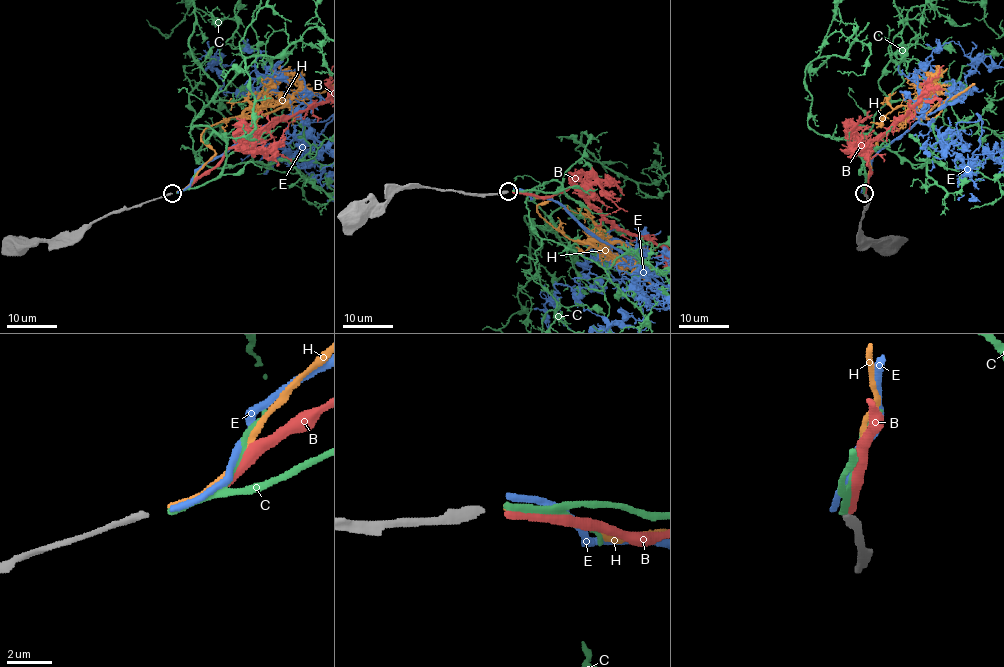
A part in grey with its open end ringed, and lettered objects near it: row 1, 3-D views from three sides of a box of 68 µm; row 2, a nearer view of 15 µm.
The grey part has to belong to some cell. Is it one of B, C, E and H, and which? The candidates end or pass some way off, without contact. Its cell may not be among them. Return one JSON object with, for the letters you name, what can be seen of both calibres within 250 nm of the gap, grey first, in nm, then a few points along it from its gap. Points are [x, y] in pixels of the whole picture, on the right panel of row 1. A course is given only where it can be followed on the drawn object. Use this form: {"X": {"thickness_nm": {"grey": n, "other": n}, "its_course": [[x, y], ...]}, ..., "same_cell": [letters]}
{"C": {"thickness_nm": {"grey": 320, "other": 300}}, "same_cell": ["C"]}

